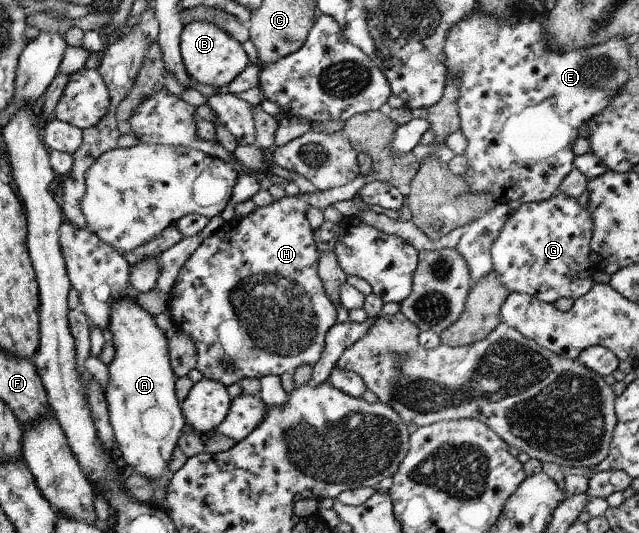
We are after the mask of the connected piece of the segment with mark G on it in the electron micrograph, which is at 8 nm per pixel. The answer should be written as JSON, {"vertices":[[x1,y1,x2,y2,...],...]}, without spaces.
{"vertices":[[557,192,548,200,521,204,509,216,492,245,492,271,497,272,501,283,510,292,535,296,539,301,550,304,562,297,579,299,594,286,592,276,597,267,590,263,589,258,593,226,589,210,582,208,574,197,564,193]]}

